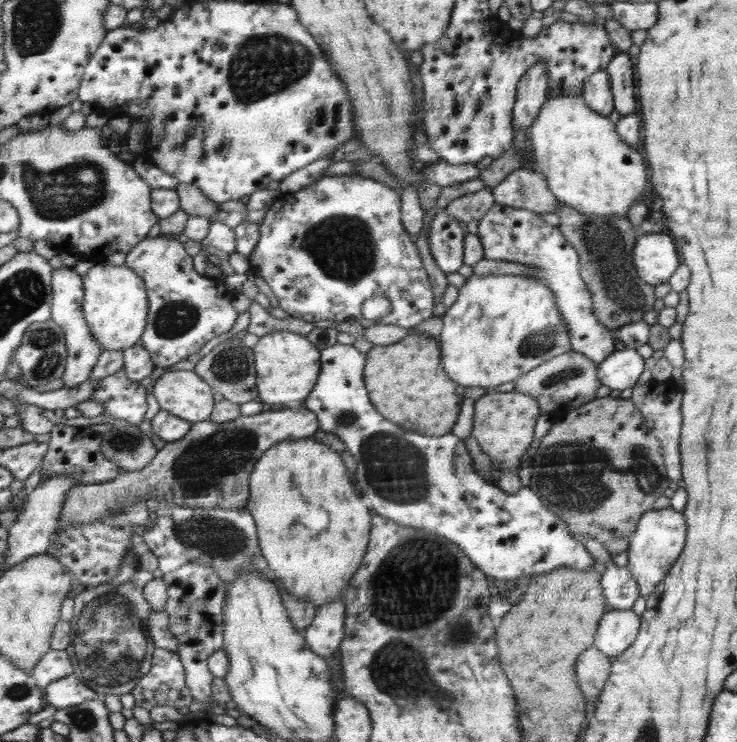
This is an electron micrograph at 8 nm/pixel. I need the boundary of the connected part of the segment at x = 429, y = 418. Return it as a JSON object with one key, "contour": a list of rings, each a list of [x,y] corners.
{"contour":[[[422,332],[408,333],[402,340],[389,345],[374,345],[366,354],[368,370],[363,370],[367,390],[372,390],[372,402],[380,414],[388,414],[392,422],[404,430],[426,436],[440,437],[448,434],[458,418],[464,402],[464,388],[446,378],[440,368],[438,344]]]}

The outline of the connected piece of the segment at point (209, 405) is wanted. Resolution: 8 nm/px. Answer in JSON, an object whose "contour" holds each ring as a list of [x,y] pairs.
{"contour":[[[193,370],[166,371],[153,386],[152,393],[160,408],[178,418],[195,424],[208,420],[214,412],[214,393]]]}

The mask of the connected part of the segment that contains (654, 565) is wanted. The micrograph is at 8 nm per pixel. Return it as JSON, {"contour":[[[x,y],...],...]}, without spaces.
{"contour":[[[667,507],[650,510],[639,519],[638,528],[629,540],[628,565],[634,580],[638,583],[640,596],[647,597],[655,592],[659,583],[667,576],[670,567],[686,548],[687,524],[683,512]]]}

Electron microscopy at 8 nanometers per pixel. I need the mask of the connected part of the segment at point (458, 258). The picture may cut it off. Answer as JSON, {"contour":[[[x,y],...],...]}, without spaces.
{"contour":[[[440,207],[429,231],[429,250],[436,265],[445,275],[456,272],[456,268],[462,266],[462,244],[465,244],[460,220],[452,218],[445,207]]]}

